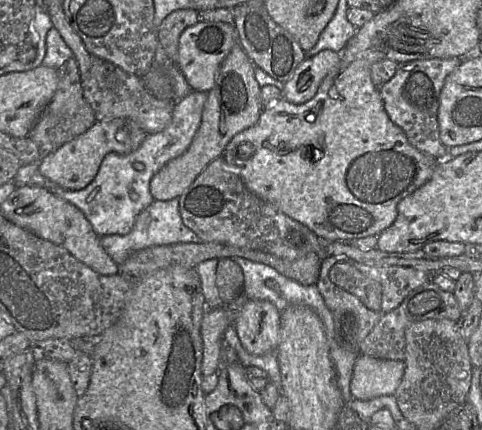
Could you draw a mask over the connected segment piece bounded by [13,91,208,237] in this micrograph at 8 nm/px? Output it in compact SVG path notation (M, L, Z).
M191 91L176 102L170 124L161 132L148 134L138 149L127 154L107 154L93 181L77 191L64 189L39 171L39 162L22 164L13 179L16 188L39 186L80 209L100 236L126 235L133 229L137 216L154 201L150 193L153 176L169 161L182 155L190 146L202 120L208 92Z

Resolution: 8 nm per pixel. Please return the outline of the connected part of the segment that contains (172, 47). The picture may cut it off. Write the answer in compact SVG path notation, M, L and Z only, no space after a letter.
M182 9L170 13L158 27L157 36L159 44L176 66L179 38L182 32L199 21L198 11L194 9Z

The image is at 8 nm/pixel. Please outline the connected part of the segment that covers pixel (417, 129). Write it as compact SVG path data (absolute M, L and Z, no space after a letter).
M459 57L401 63L396 74L387 83L378 87L384 108L392 122L404 131L413 147L436 160L443 160L448 155L448 148L440 141L438 124L440 92L446 77L459 65Z

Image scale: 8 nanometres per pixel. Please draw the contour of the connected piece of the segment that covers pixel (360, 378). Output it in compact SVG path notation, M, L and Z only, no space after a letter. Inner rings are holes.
M359 355L354 363L350 383L352 399L370 400L394 395L405 372L404 361Z

